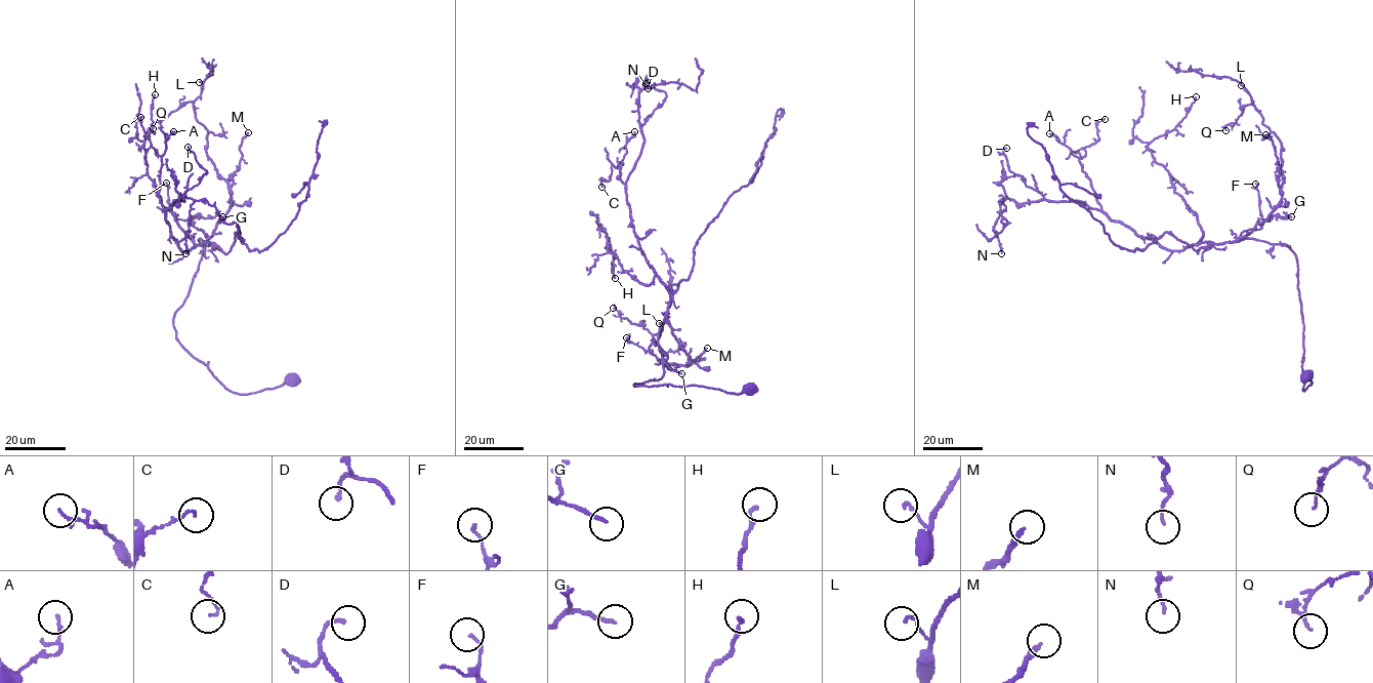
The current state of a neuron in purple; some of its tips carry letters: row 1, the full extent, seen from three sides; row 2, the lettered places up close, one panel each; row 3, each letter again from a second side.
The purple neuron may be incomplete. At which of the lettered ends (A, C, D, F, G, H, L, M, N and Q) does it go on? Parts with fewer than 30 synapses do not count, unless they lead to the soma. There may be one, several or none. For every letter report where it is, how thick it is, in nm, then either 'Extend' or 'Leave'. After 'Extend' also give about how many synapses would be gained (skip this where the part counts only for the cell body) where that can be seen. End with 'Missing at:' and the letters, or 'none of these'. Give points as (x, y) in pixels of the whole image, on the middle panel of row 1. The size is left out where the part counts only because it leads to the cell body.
A: Place: (634, 131). Thickness 120 nm. Leave
C: Place: (601, 187). Thickness 110 nm. Leave
D: Place: (648, 88). Thickness 160 nm. Leave
F: Place: (626, 337). Thickness 120 nm. Leave
G: Place: (681, 373). Thickness 150 nm. Leave
H: Place: (615, 278). Thickness 170 nm. Leave
L: Place: (659, 323). Thickness 130 nm. Leave
M: Place: (707, 348). Thickness 240 nm. Extend. Roughly 35 synapses
N: Place: (646, 83). Thickness 90 nm. Leave
Q: Place: (613, 308). Thickness 130 nm. Leave
Missing at: M

